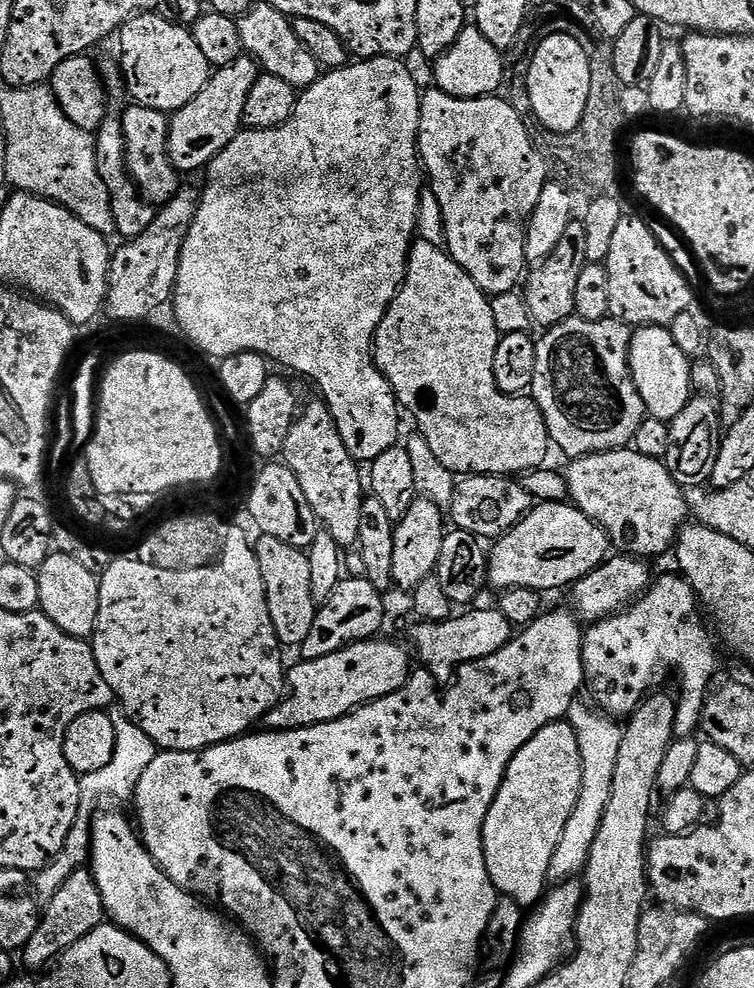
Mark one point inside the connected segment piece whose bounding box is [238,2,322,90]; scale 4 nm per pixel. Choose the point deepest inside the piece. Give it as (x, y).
(268, 37)

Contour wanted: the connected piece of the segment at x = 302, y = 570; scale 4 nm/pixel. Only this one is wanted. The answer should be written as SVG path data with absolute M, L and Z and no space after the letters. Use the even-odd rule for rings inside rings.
M261 535L255 541L254 547L258 566L262 570L262 582L266 586L266 606L270 610L270 622L274 626L274 634L280 639L285 649L295 649L302 642L306 642L310 630L314 627L314 618L318 601L314 598L314 589L310 582L310 562L305 549L286 546L286 542L278 542L278 538Z

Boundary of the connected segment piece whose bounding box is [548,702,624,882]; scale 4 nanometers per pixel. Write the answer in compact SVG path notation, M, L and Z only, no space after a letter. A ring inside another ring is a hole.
M572 704L566 717L567 723L572 725L578 738L578 750L582 754L582 790L578 794L574 814L570 814L570 822L566 822L566 830L562 830L562 842L558 842L554 858L550 858L548 879L552 882L579 877L588 865L590 846L594 846L598 826L602 826L602 814L606 814L606 802L610 802L610 789L618 763L618 749L622 747L623 727L613 717L601 712L599 707L588 704Z

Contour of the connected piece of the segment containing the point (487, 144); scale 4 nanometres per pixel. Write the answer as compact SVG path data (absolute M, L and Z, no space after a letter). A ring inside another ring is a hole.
M435 86L429 88L429 92L427 89L420 98L420 162L426 173L427 183L428 180L432 183L429 184L430 190L438 198L438 206L442 206L442 218L446 222L446 251L454 262L458 262L458 266L462 266L462 270L466 270L466 274L470 274L470 278L474 278L476 285L488 293L489 297L501 296L513 291L525 275L524 243L528 233L528 220L534 214L534 206L538 206L542 190L550 183L550 169L544 162L544 156L535 146L533 133L528 133L528 128L524 125L523 118L516 113L514 105L500 100L499 95L463 100L446 94L441 88Z

